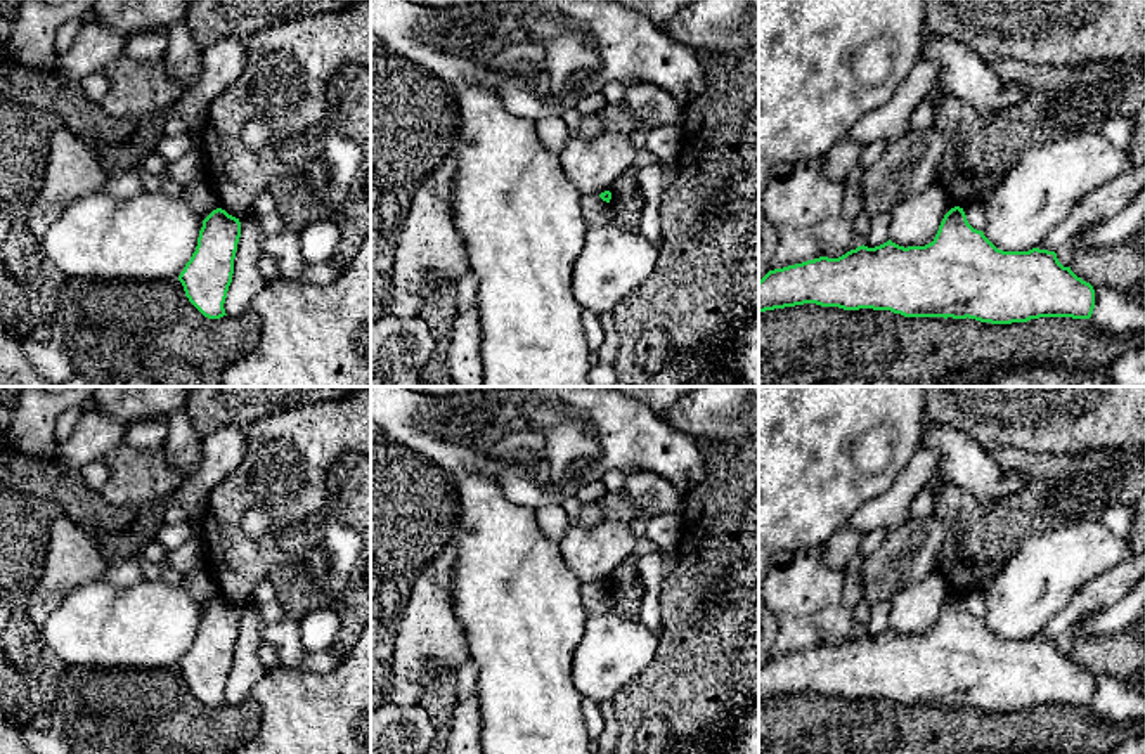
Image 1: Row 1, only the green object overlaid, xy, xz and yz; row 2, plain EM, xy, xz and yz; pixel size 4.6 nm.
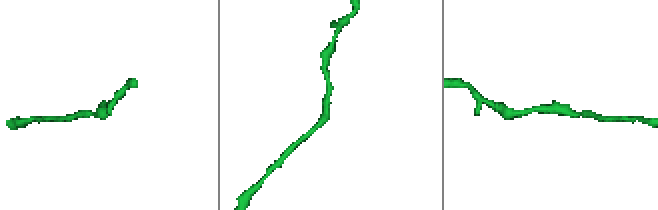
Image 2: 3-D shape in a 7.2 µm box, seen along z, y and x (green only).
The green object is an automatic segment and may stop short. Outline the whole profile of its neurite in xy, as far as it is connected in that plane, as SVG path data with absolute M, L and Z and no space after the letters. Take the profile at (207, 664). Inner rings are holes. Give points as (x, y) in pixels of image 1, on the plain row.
M222 596L213 598L203 608L196 640L178 664L189 690L208 707L227 704L223 692L232 671L239 626L239 607Z

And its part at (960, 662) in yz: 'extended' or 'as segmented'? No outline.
as segmented

